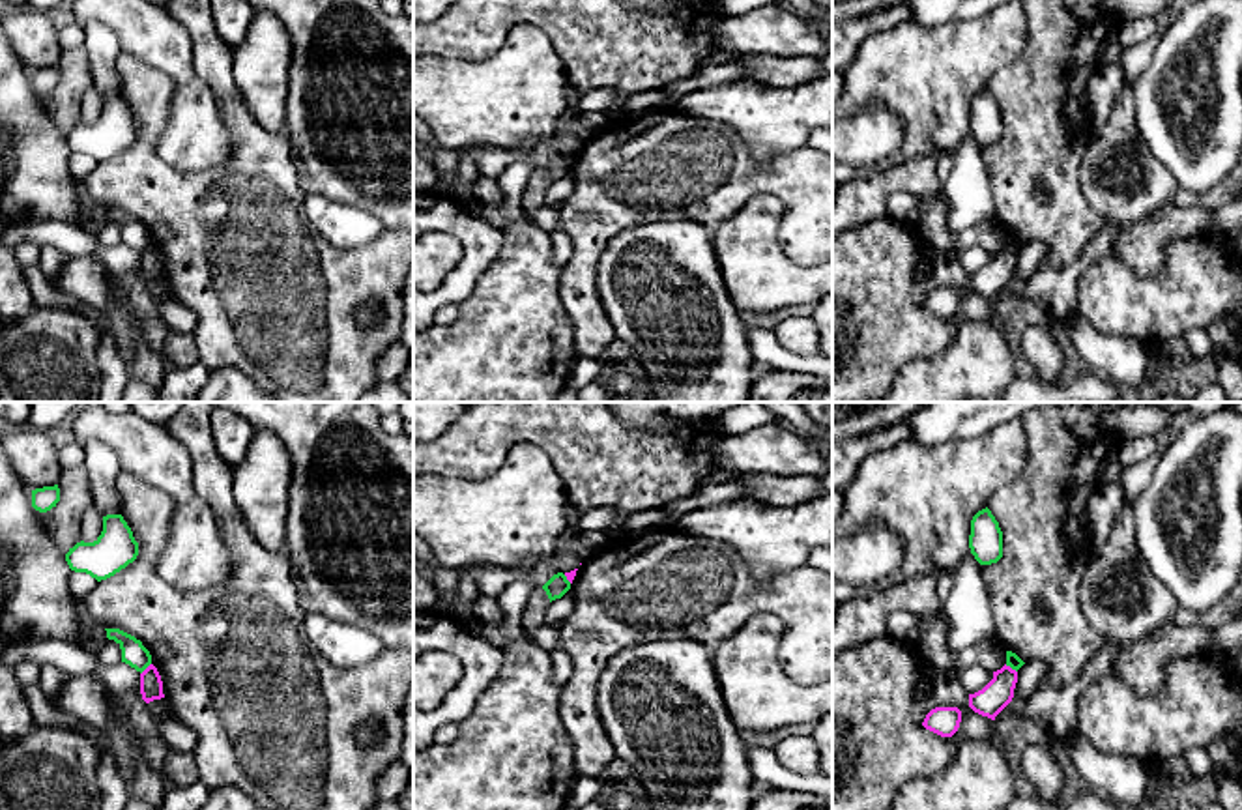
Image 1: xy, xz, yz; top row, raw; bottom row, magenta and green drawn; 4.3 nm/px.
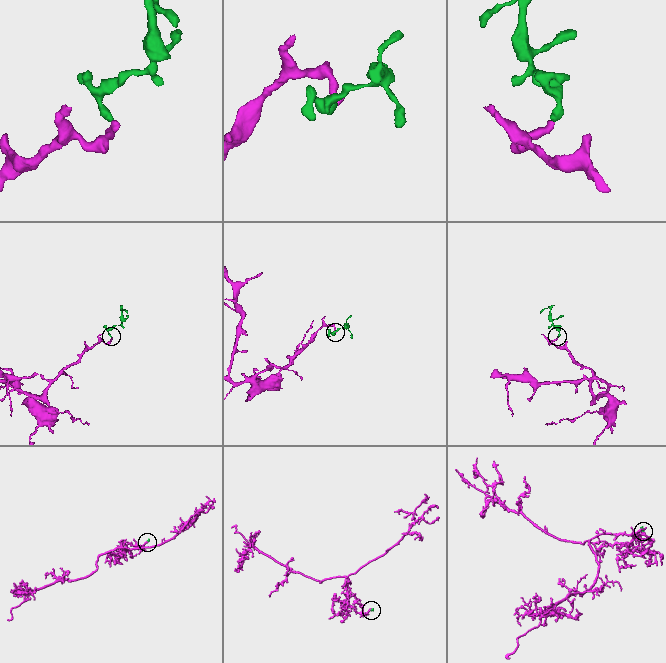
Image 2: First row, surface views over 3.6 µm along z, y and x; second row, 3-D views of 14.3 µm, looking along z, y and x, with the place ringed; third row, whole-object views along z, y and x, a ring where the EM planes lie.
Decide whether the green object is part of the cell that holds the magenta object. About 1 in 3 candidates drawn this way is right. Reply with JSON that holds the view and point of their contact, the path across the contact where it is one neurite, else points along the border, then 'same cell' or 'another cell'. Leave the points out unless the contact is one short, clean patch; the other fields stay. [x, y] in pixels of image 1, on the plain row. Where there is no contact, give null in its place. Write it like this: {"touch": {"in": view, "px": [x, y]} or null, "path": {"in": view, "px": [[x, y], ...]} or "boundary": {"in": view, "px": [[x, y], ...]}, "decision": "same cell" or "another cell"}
{"touch": {"in": "yz", "px": [1009, 247]}, "boundary": {"in": "yz", "px": [[1005, 245], [1016, 253]]}, "decision": "another cell"}

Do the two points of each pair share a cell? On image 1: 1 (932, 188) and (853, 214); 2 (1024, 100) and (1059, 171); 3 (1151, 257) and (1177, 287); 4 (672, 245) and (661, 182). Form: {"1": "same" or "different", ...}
{"1": "same", "2": "same", "3": "different", "4": "different"}

